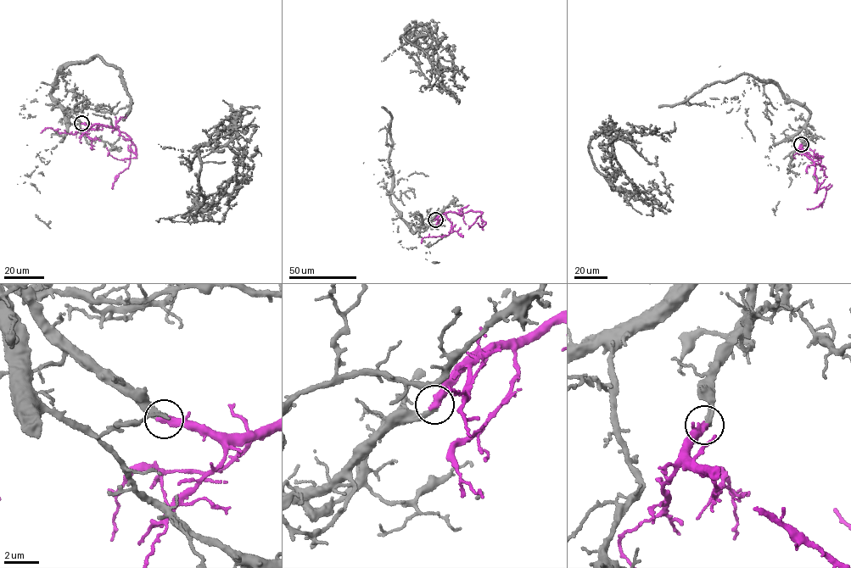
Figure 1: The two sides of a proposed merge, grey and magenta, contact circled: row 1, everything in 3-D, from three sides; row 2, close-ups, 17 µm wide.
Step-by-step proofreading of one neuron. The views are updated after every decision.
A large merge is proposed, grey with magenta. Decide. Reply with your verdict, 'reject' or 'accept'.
accept

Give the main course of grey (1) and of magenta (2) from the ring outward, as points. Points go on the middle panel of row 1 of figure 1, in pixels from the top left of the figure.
1: (435, 219), (414, 232), (390, 199), (383, 106), (421, 73), (411, 42), (439, 43), (401, 36), (382, 61)
2: (435, 219), (446, 213), (471, 210), (480, 212), (481, 219), (485, 222), (482, 227), (477, 223)

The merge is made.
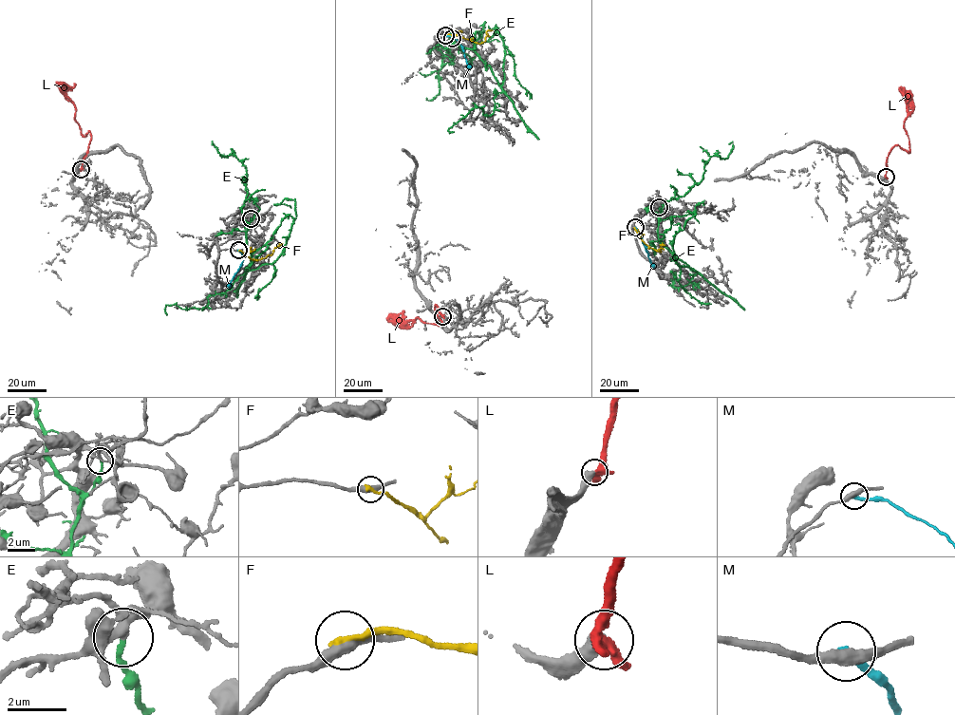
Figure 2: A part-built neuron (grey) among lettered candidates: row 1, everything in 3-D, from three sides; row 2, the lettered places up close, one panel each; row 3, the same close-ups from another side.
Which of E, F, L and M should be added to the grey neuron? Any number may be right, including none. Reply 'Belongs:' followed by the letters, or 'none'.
Belongs: none

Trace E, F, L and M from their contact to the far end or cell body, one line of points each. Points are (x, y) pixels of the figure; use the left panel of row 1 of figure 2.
E: (251, 218), (247, 272), (282, 253), (296, 213), (293, 200), (280, 203), (290, 207)
F: (238, 251), (251, 259), (259, 259), (271, 254), (273, 249), (282, 244)
L: (81, 169), (90, 132), (84, 136), (82, 134), (75, 120), (74, 103), (63, 82)
M: (238, 250), (243, 261), (229, 288)

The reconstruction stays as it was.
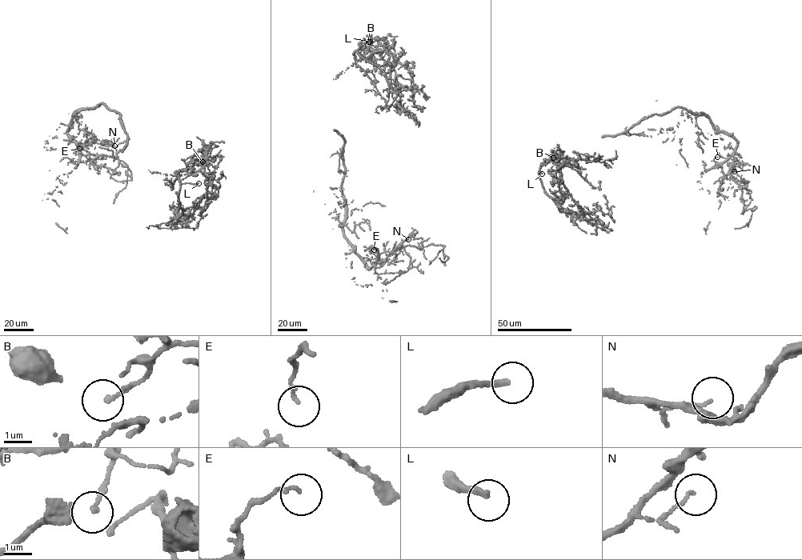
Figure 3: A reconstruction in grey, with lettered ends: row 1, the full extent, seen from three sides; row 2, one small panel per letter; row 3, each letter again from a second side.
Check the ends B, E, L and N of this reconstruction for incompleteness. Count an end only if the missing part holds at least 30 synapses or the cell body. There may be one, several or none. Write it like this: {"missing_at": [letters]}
{"missing_at": ["L"]}

